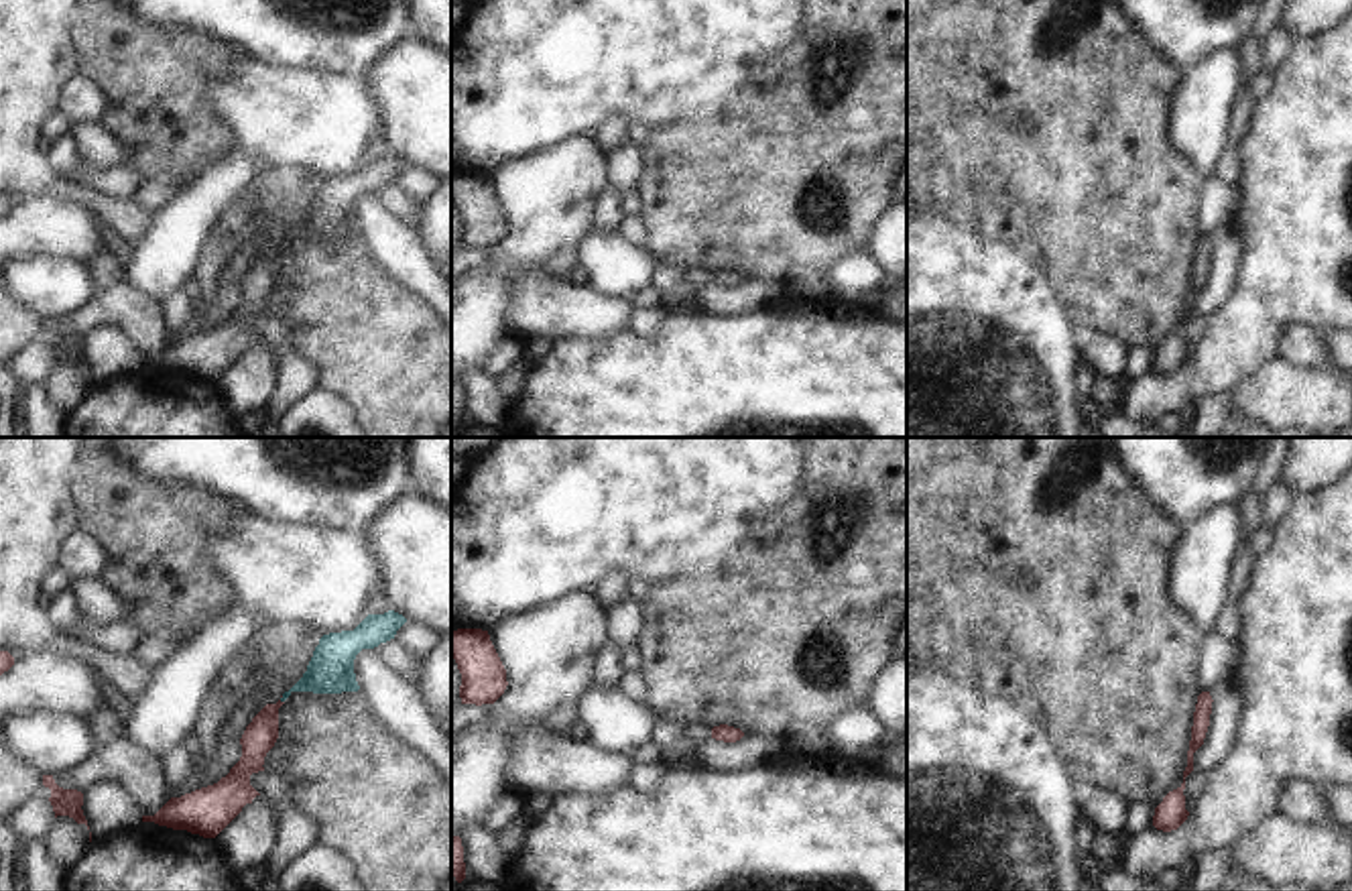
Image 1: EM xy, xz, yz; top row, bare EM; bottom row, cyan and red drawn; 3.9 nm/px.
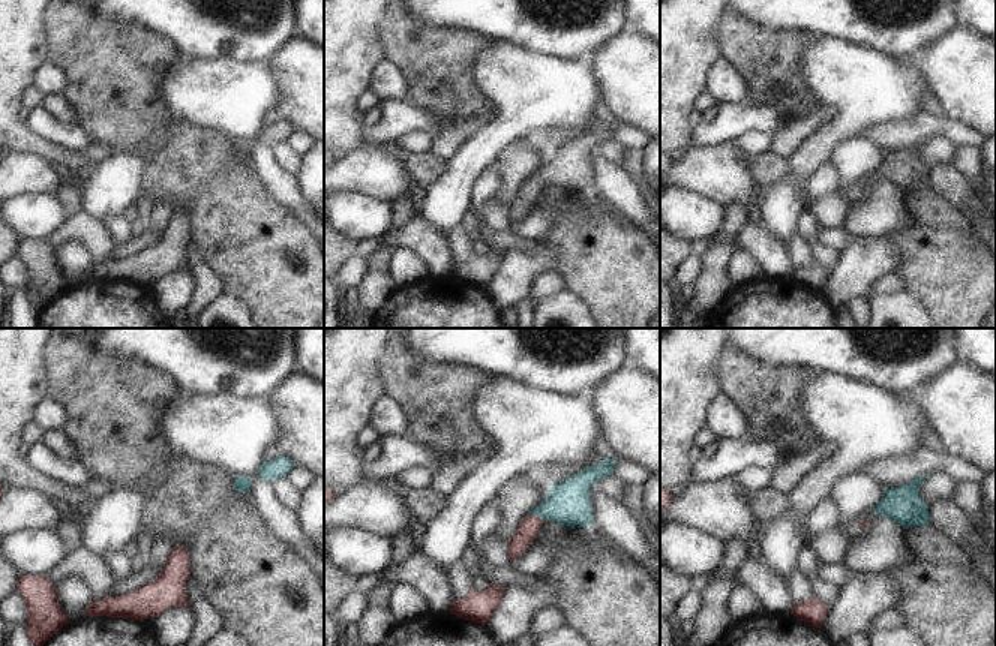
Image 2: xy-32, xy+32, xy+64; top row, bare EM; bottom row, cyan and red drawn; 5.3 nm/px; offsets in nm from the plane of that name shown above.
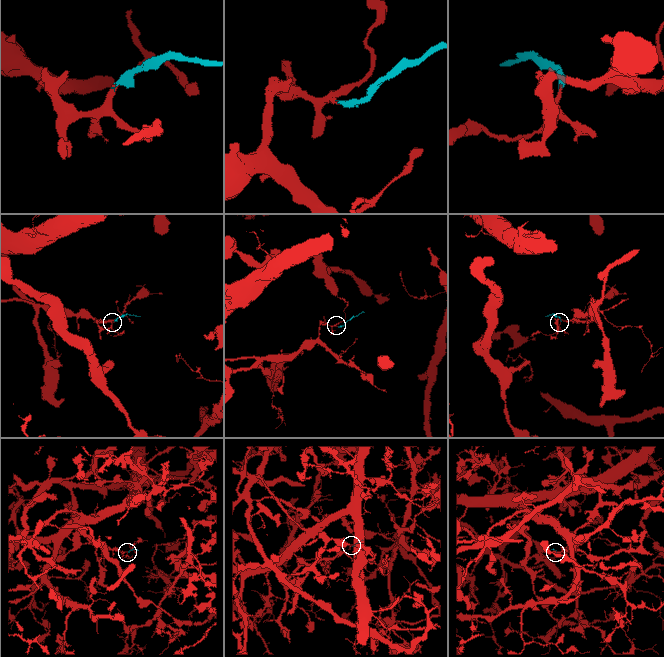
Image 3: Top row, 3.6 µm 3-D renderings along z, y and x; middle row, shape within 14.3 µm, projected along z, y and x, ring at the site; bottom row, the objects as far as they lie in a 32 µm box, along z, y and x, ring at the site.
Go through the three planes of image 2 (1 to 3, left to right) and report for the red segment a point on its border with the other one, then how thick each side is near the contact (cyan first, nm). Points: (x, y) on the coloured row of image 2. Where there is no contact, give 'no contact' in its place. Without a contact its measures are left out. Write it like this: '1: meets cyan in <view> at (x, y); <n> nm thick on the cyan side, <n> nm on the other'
1: no contact
2: meets cyan in xy+32 at (536, 514); 220 nm thick on the cyan side, 120 nm on the other
3: no contact

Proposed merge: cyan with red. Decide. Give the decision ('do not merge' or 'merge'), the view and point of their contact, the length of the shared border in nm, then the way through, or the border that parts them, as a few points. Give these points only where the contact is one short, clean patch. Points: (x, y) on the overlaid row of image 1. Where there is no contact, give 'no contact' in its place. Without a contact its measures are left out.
merge | xy (281, 700) | 30 nm | across xy (330, 670), (293, 688), (281, 700), (271, 710), (261, 735)

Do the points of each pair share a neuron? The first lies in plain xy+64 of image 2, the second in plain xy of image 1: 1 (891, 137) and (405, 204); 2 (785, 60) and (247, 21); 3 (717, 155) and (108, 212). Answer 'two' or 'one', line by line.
1: two
2: two
3: two

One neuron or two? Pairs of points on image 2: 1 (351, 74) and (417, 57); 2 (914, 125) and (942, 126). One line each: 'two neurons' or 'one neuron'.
1: two neurons
2: one neuron

